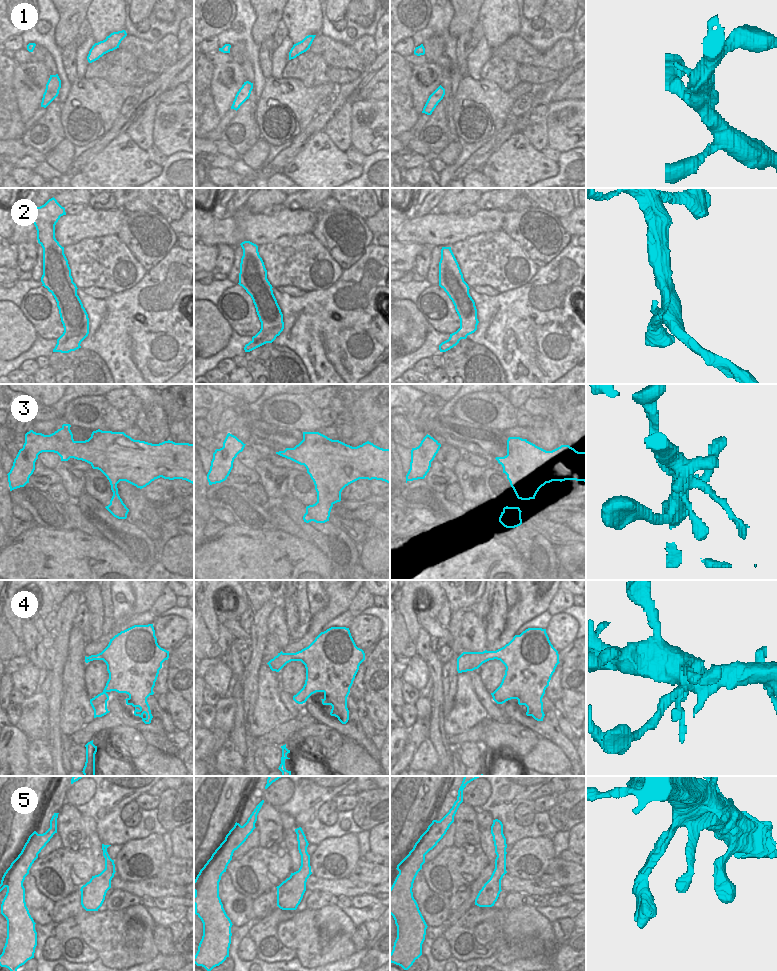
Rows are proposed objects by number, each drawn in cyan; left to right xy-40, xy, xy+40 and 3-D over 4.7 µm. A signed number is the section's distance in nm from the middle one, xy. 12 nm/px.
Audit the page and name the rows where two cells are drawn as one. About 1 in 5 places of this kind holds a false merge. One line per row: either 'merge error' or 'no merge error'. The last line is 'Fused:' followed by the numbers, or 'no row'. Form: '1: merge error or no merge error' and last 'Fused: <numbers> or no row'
1: no merge error
2: no merge error
3: no merge error
4: no merge error
5: no merge error
Fused: no row

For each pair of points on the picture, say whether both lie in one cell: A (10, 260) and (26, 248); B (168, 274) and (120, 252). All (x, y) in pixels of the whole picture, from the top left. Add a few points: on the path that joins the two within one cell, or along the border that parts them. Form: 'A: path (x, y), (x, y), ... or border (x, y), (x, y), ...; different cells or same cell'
A: border (15, 247), (17, 268); different cells
B: border (147, 272), (130, 288); different cells

